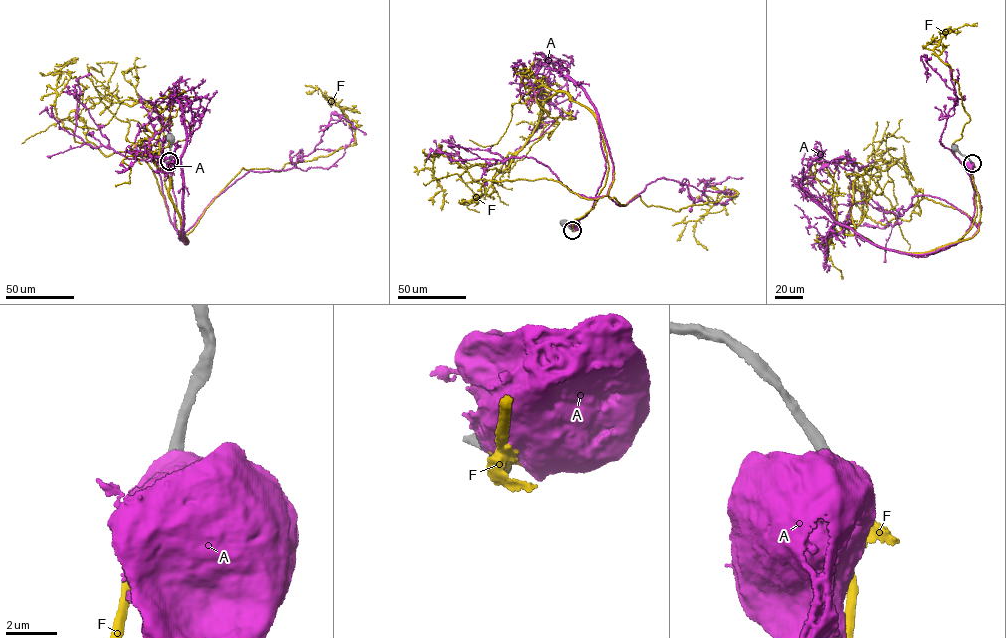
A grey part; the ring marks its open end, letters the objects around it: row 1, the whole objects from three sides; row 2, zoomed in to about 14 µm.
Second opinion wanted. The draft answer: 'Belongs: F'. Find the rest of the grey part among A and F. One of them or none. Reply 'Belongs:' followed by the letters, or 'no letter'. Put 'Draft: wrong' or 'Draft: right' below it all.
Belongs: F
Draft: right

